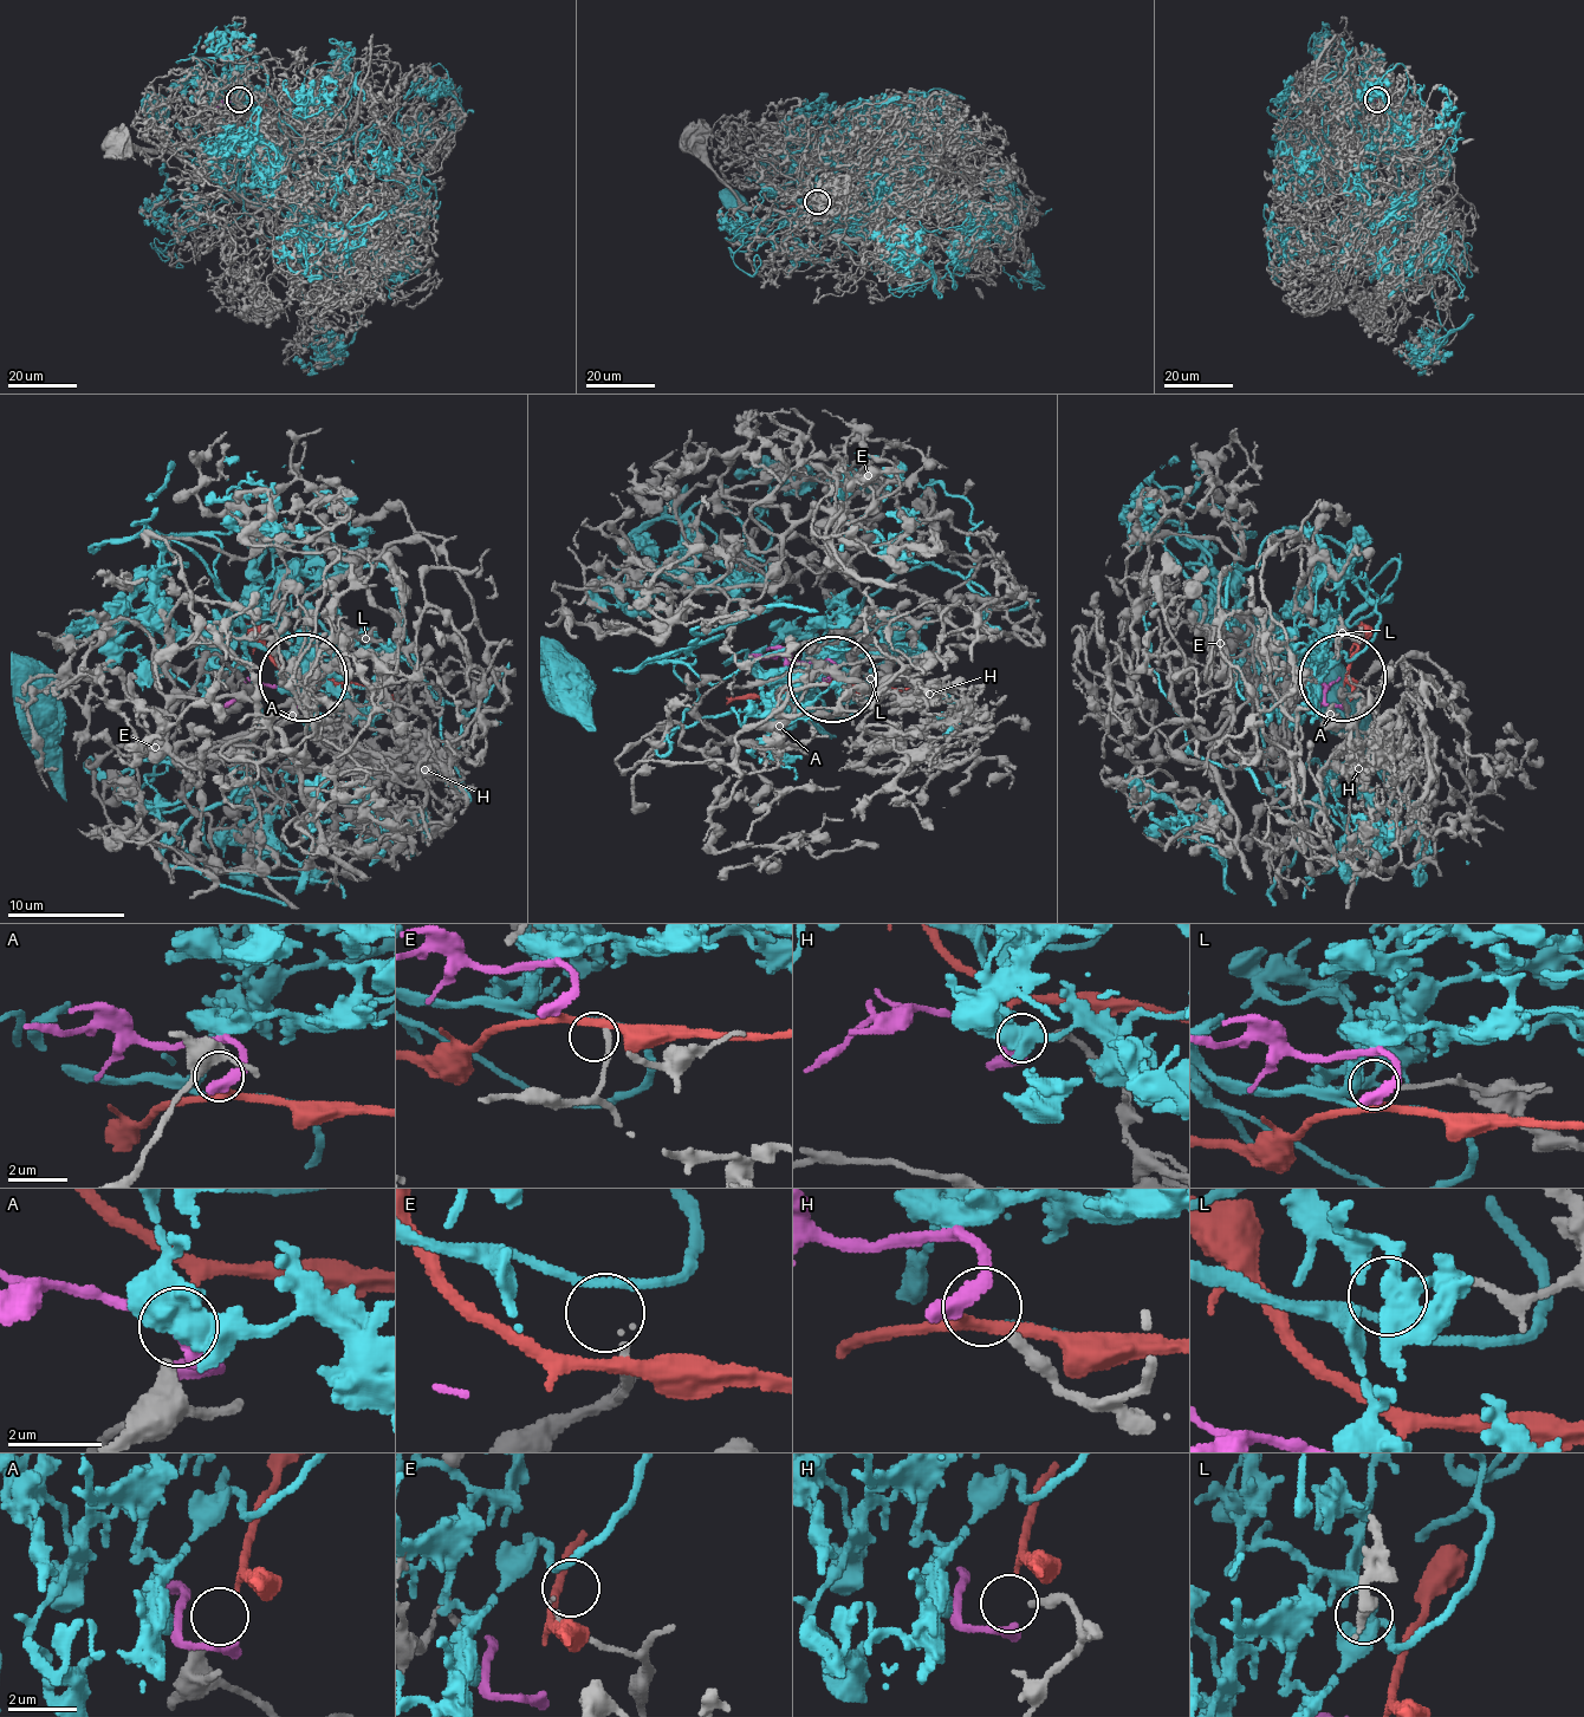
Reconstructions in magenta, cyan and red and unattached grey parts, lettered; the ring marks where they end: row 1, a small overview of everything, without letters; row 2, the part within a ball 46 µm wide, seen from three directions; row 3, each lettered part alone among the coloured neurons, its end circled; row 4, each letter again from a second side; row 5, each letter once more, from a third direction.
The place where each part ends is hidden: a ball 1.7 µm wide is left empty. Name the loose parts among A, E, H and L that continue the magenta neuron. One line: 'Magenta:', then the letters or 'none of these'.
Magenta: H

